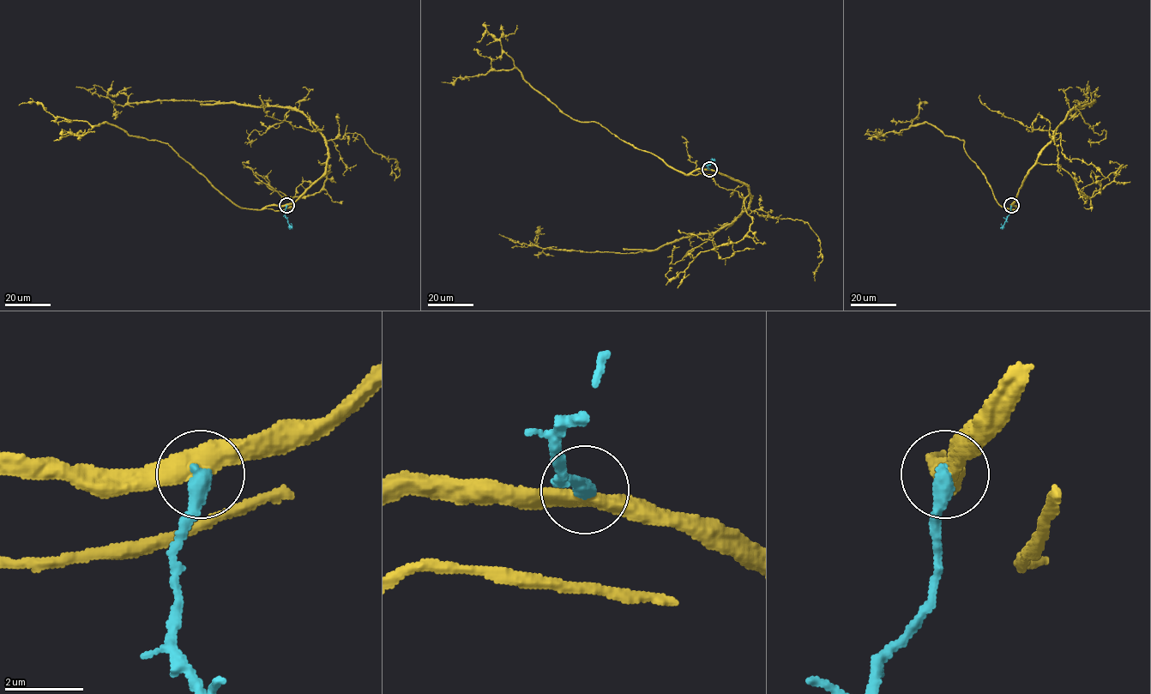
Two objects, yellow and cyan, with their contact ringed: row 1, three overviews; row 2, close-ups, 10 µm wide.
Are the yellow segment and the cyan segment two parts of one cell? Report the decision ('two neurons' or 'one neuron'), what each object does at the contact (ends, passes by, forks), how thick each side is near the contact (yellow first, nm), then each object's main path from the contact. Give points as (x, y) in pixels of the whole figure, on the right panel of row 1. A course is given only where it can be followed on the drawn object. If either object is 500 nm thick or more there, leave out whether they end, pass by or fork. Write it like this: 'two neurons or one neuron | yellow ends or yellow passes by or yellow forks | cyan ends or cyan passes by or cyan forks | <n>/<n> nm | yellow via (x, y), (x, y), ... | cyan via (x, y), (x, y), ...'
two neurons | yellow passes by | cyan ends | 440/440 nm | yellow via (1011, 205), (1054, 130), (1075, 106), (1095, 101), (1090, 105), (1084, 91), (1076, 87) | cyan via (1011, 205), (1010, 214), (1003, 226), (1001, 223)

